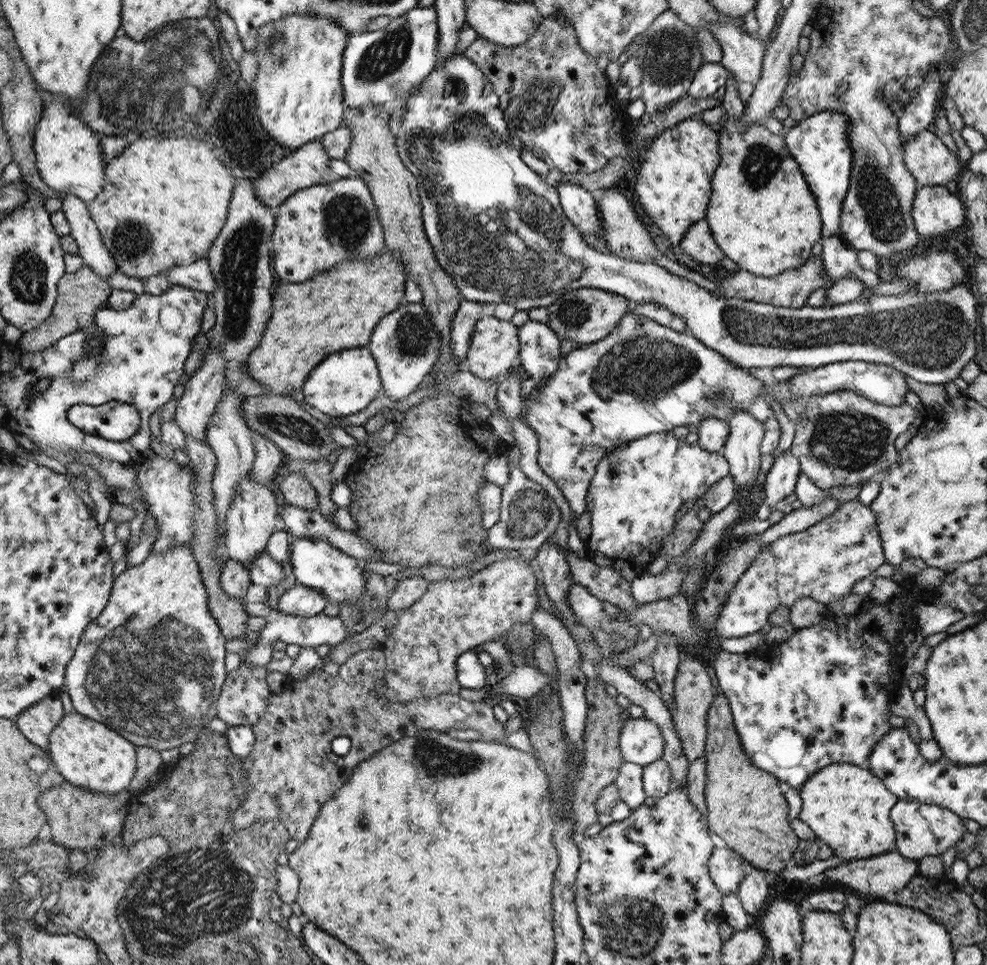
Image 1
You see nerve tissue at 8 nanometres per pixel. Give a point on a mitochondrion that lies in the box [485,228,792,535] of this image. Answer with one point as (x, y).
(635, 372)

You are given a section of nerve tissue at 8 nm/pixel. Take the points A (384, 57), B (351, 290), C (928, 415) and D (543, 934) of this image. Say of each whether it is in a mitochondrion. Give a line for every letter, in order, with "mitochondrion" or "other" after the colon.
A: mitochondrion
B: other
C: other
D: other

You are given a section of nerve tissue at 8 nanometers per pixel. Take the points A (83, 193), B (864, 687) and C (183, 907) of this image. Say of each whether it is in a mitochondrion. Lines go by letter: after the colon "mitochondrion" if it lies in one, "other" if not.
A: other
B: other
C: mitochondrion

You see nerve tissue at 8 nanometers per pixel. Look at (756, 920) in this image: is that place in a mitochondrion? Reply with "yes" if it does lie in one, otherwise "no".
no

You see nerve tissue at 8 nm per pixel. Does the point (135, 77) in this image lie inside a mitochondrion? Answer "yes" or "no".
yes

